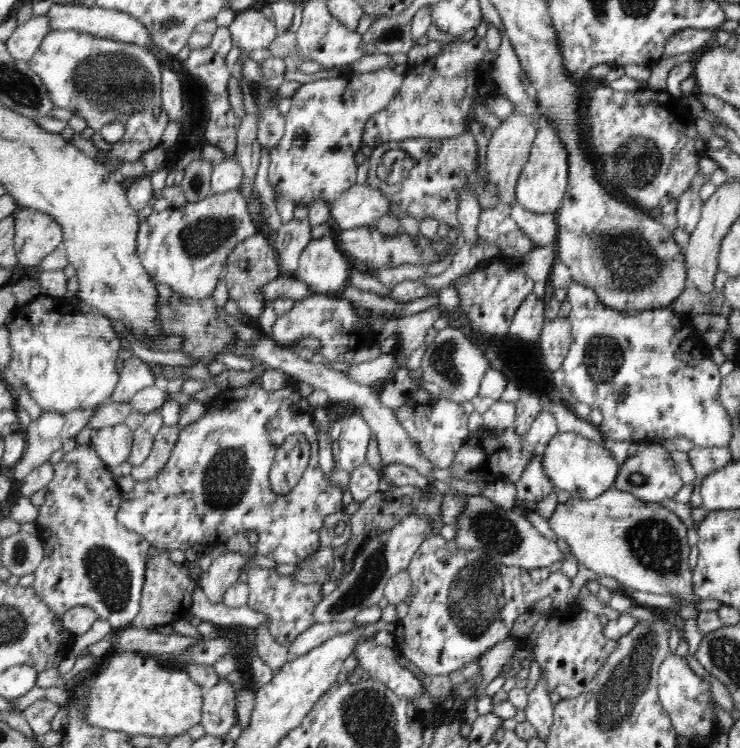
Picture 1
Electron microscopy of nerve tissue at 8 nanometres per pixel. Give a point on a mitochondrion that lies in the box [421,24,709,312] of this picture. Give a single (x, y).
(631, 264)

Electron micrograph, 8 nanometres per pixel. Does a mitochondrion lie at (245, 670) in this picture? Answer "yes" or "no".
no

